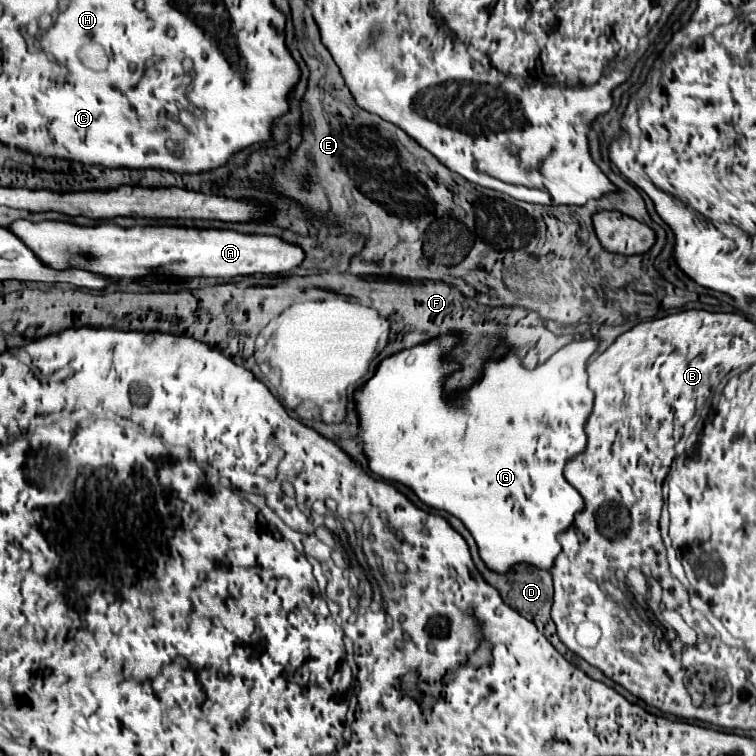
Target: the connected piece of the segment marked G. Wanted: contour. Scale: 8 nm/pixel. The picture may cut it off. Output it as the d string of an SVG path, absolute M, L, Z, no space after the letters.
M450 331L446 335L440 335L440 337L434 337L434 339L426 341L422 345L410 347L410 349L402 349L402 351L398 351L398 353L382 359L378 363L378 367L376 367L374 377L368 383L364 383L360 389L356 389L354 403L356 403L358 427L360 427L360 445L362 445L362 451L366 455L366 459L368 459L368 467L370 467L372 473L376 473L378 477L382 477L386 481L404 483L428 507L442 509L442 511L458 517L466 525L466 529L472 533L472 537L474 537L474 541L478 545L478 551L480 551L482 561L492 571L504 575L514 565L520 565L520 563L534 565L538 569L550 571L552 565L554 565L556 555L562 551L562 547L558 543L558 535L564 533L574 523L574 515L584 509L582 495L564 479L564 465L566 465L566 461L562 461L562 459L572 459L572 457L580 455L580 451L584 451L584 447L588 443L588 437L586 437L586 431L584 431L584 423L588 421L588 415L592 413L592 399L594 399L594 395L592 395L592 389L588 387L586 363L596 353L596 349L600 345L600 339L598 337L590 337L590 339L582 339L582 341L576 341L576 343L568 343L566 347L562 347L560 351L556 351L548 361L544 361L536 369L526 369L520 363L520 357L518 357L516 351L508 351L504 357L494 357L492 355L492 357L488 357L482 363L482 375L480 375L480 379L476 383L472 383L464 391L454 391L452 395L446 395L446 391L444 391L446 389L446 379L450 375L462 371L460 363L454 357L454 349L460 343L462 343L462 333Z

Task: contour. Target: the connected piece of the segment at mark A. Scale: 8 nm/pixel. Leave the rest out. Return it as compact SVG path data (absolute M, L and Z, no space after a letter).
M16 221L10 225L44 263L54 269L80 267L94 273L110 275L114 279L136 279L148 273L176 275L176 277L244 277L256 273L284 273L300 267L306 253L296 243L288 243L272 235L244 235L238 231L198 229L198 227L118 227L96 225L80 227L64 221Z

